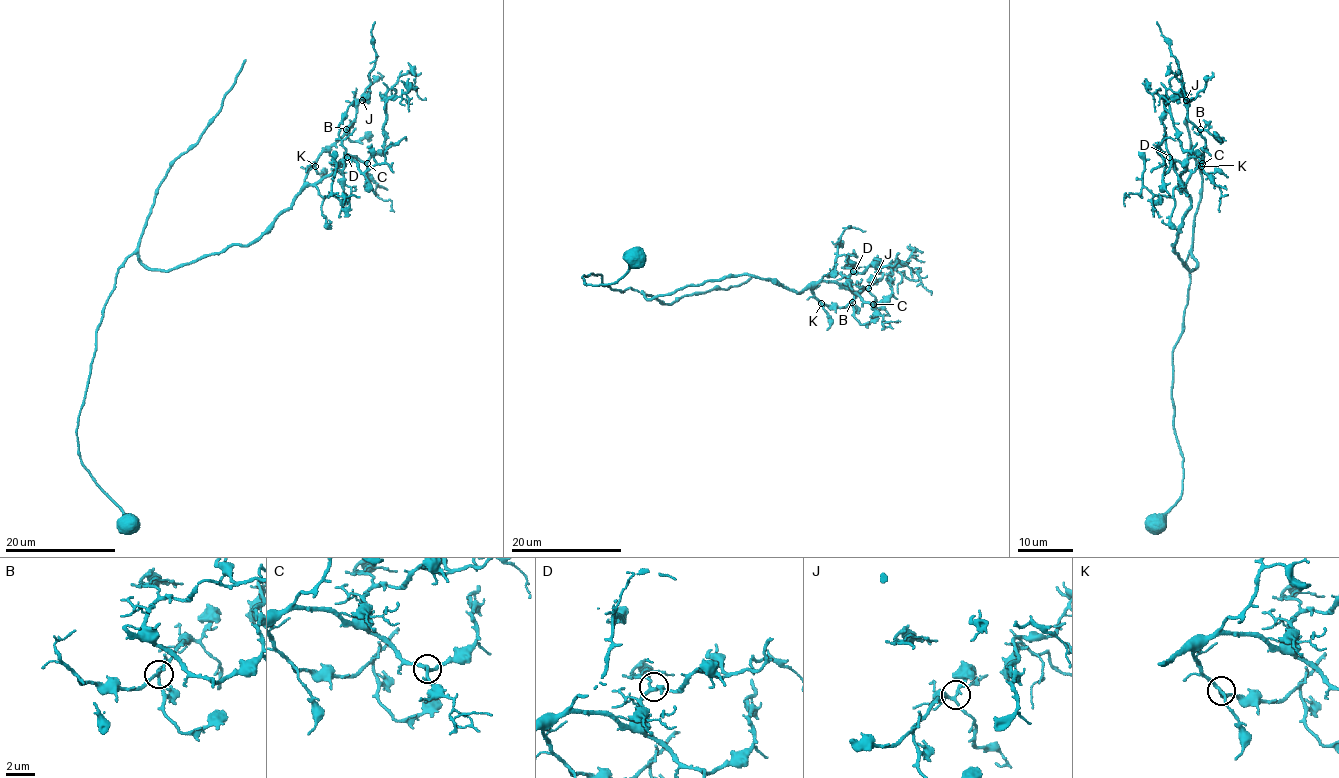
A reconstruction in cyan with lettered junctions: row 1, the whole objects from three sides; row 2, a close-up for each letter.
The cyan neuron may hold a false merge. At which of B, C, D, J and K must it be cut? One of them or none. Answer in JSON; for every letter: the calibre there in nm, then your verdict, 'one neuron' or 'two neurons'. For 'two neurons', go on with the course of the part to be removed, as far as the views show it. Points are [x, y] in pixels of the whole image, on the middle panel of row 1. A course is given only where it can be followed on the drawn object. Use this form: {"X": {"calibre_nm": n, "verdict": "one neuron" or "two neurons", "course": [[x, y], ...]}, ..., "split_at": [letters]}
{"B": {"calibre_nm": 220, "verdict": "one neuron"}, "C": {"calibre_nm": 220, "verdict": "one neuron"}, "D": {"calibre_nm": 260, "verdict": "one neuron"}, "J": {"calibre_nm": 200, "verdict": "one neuron"}, "K": {"calibre_nm": 200, "verdict": "one neuron"}, "split_at": []}

